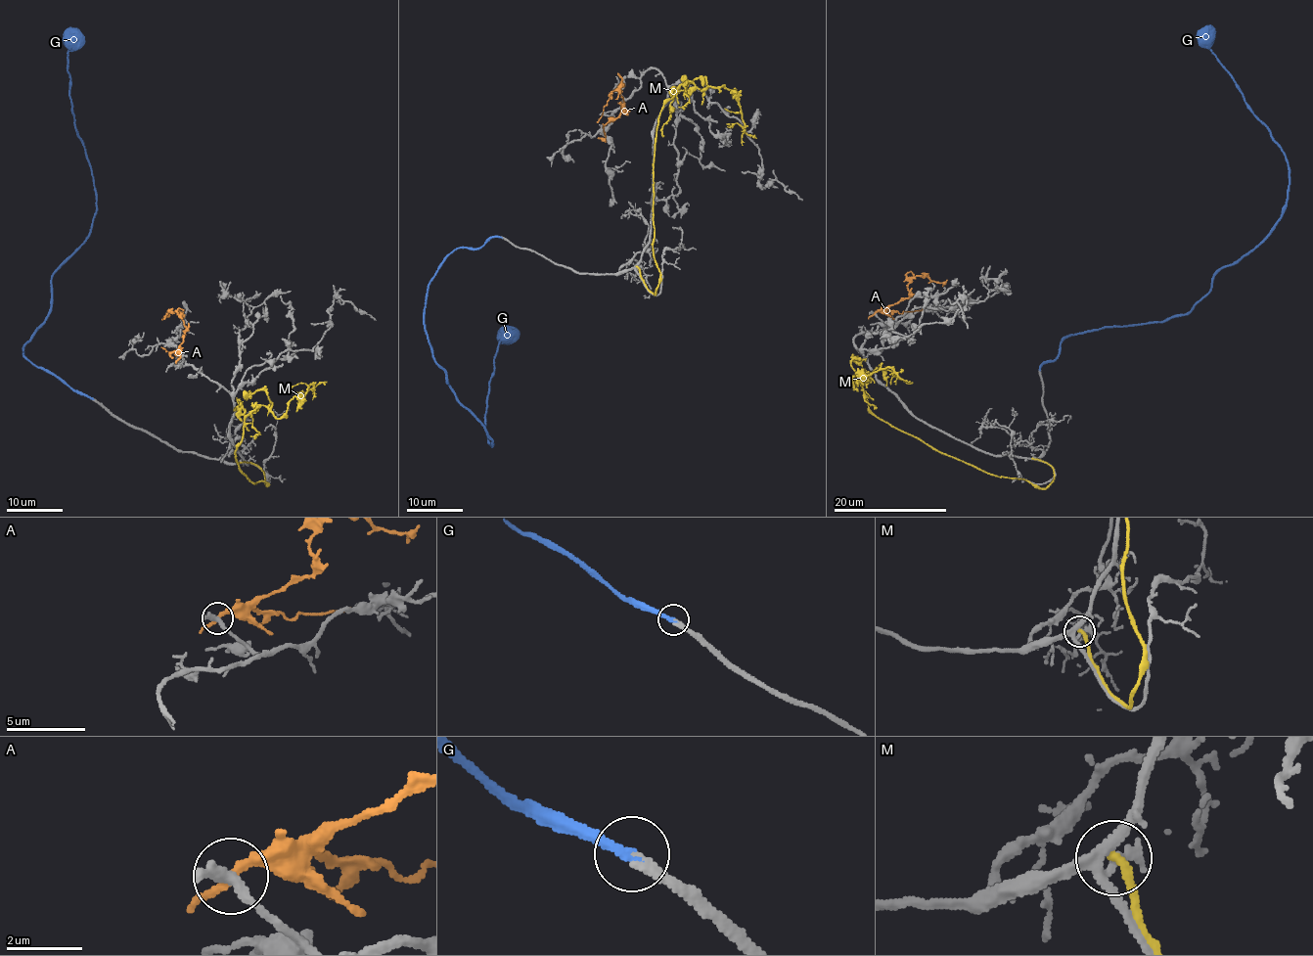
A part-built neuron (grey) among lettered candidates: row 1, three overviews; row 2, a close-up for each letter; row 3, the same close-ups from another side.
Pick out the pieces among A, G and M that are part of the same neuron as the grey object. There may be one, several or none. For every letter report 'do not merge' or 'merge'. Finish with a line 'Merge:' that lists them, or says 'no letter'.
A: do not merge
G: merge
M: do not merge
Merge: G

